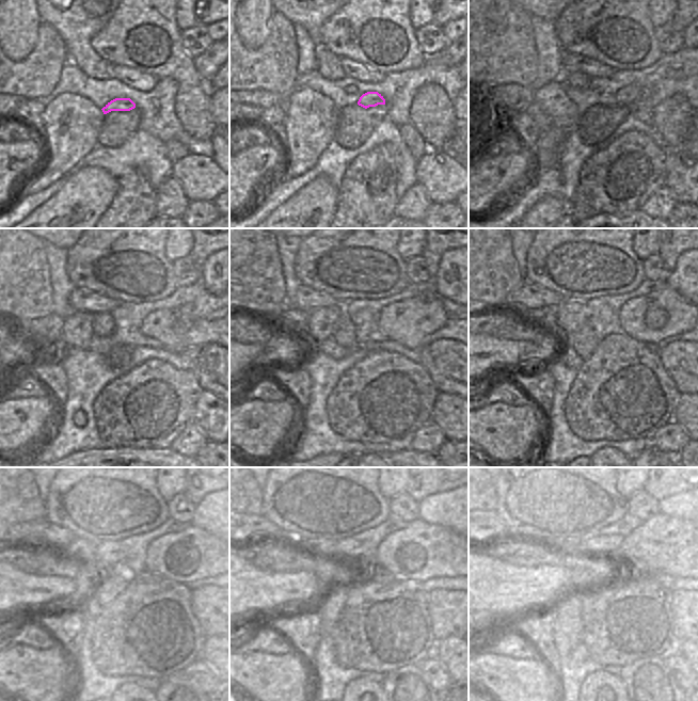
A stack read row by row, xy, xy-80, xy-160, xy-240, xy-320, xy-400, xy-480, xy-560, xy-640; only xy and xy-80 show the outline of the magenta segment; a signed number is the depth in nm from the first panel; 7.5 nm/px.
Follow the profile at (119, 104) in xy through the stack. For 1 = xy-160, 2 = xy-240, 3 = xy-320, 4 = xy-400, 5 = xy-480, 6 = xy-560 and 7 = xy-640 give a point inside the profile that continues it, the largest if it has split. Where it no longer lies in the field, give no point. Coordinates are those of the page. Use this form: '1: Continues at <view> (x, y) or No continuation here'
1: Continues at xy-160 (630, 94)
2: Continues at xy-240 (169, 327)
3: Continues at xy-320 (409, 322)
4: Continues at xy-400 (649, 318)
5: Continues at xy-480 (187, 554)
6: Continues at xy-560 (421, 551)
7: Continues at xy-640 (664, 546).

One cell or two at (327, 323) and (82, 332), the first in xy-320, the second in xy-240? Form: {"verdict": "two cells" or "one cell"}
{"verdict": "one cell"}

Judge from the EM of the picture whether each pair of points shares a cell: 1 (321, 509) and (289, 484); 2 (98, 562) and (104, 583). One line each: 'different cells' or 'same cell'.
1: same cell
2: different cells

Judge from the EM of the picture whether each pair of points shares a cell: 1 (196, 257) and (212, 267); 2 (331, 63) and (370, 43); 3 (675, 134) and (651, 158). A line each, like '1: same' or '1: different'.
1: different
2: different
3: different

